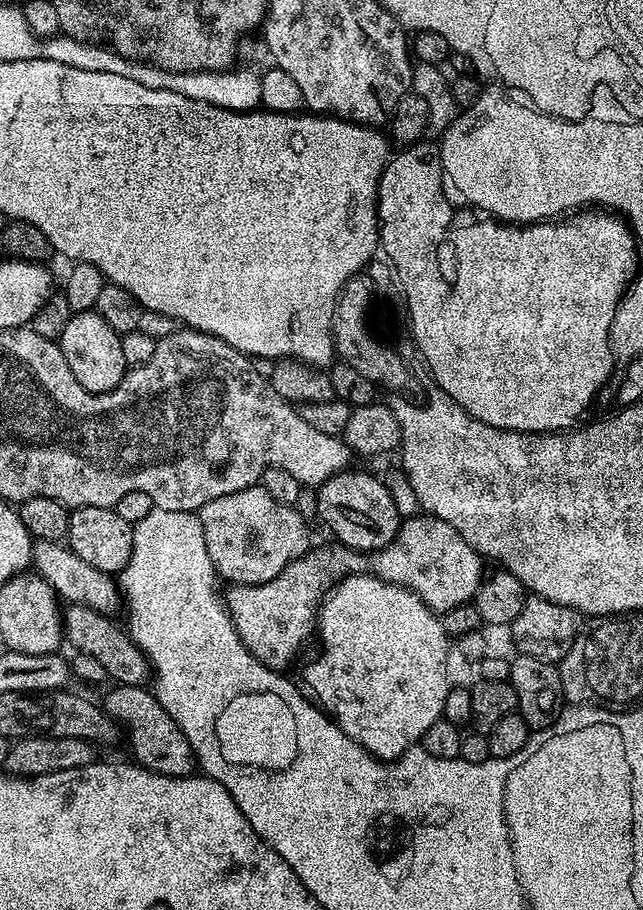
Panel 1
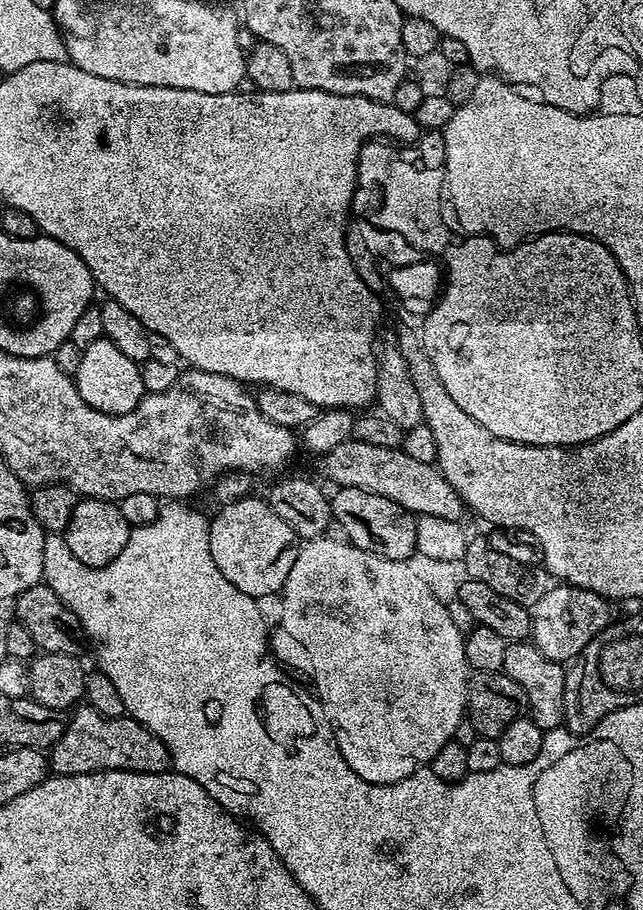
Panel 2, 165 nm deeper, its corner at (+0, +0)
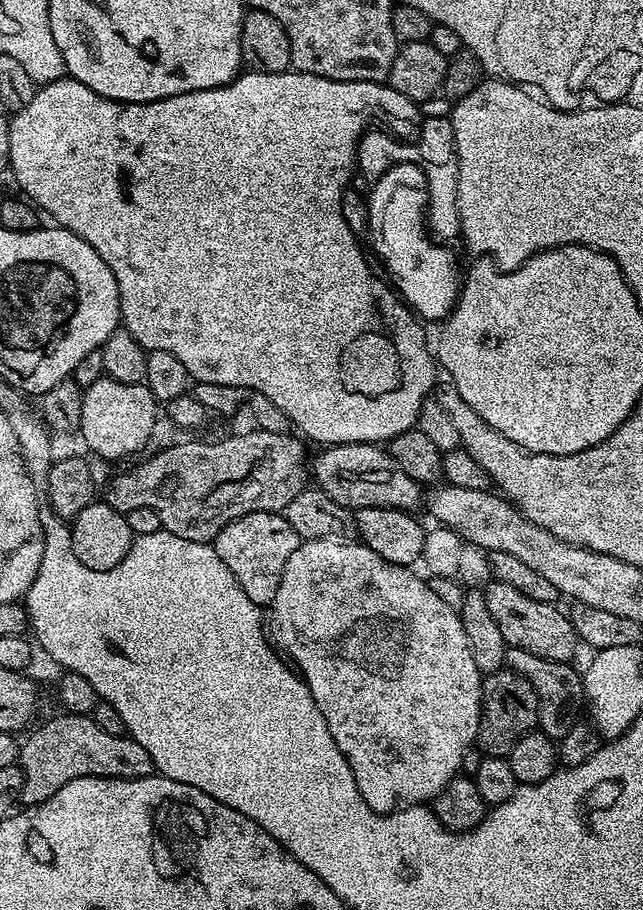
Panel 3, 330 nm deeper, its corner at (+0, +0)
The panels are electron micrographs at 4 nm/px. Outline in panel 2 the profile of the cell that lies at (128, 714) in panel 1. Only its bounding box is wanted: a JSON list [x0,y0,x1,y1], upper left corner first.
[50,706,171,776]

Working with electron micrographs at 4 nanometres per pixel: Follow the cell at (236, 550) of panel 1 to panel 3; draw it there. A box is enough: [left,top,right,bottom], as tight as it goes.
[214,512,301,606]

